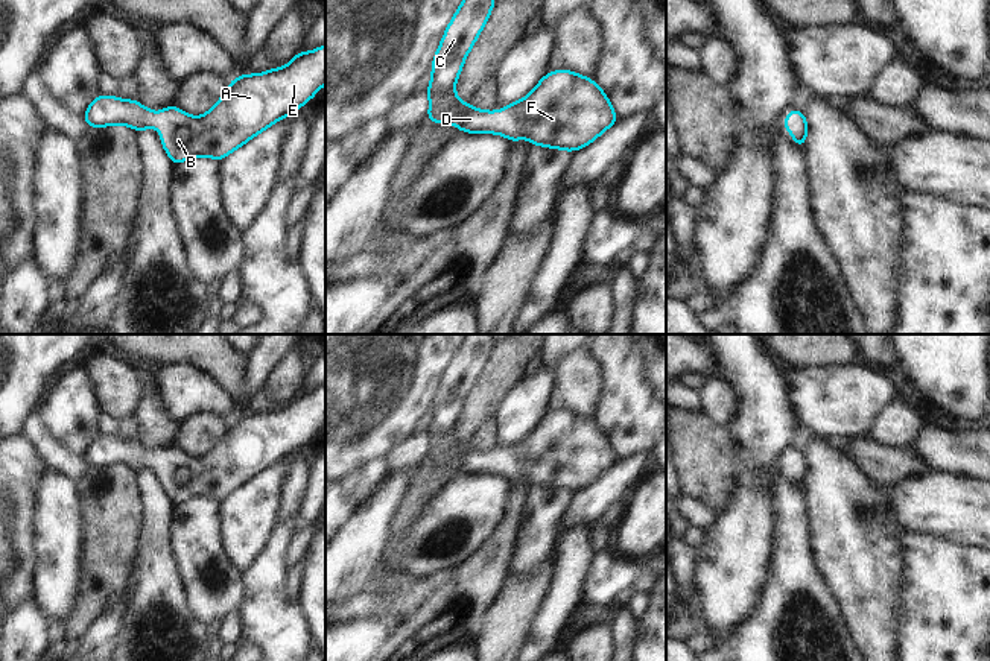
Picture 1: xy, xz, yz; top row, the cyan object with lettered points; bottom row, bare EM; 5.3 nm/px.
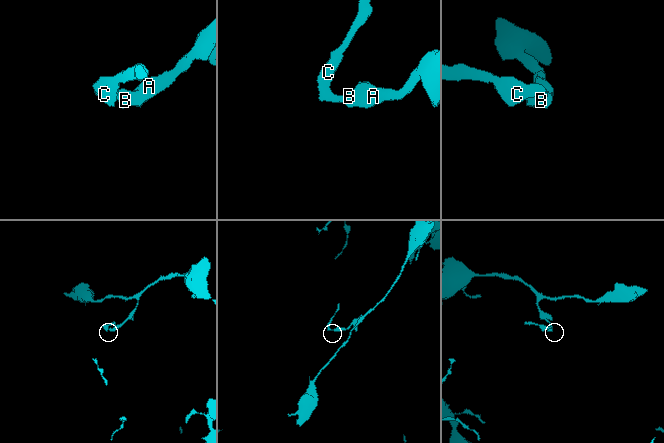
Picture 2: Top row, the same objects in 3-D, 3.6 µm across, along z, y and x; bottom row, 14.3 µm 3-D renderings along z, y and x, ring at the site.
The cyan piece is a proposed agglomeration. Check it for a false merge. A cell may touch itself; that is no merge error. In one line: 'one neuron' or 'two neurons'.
one neuron

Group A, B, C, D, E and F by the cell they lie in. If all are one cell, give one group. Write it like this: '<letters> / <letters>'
A B C D E F

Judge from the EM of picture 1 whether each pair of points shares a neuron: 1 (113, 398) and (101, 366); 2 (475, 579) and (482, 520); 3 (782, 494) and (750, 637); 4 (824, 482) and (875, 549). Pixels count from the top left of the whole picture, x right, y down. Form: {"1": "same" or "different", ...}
{"1": "same", "2": "different", "3": "same", "4": "same"}

